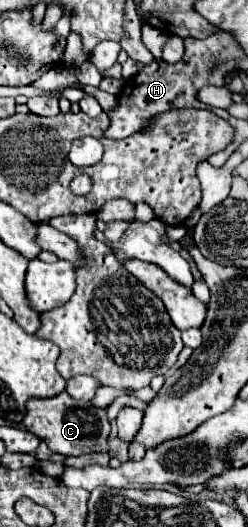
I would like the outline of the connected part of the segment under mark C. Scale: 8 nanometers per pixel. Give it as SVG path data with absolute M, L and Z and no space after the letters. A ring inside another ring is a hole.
M66 391L48 399L28 399L22 425L38 435L48 447L62 455L84 455L94 451L108 451L110 423L104 409L92 407L88 401L74 401Z

